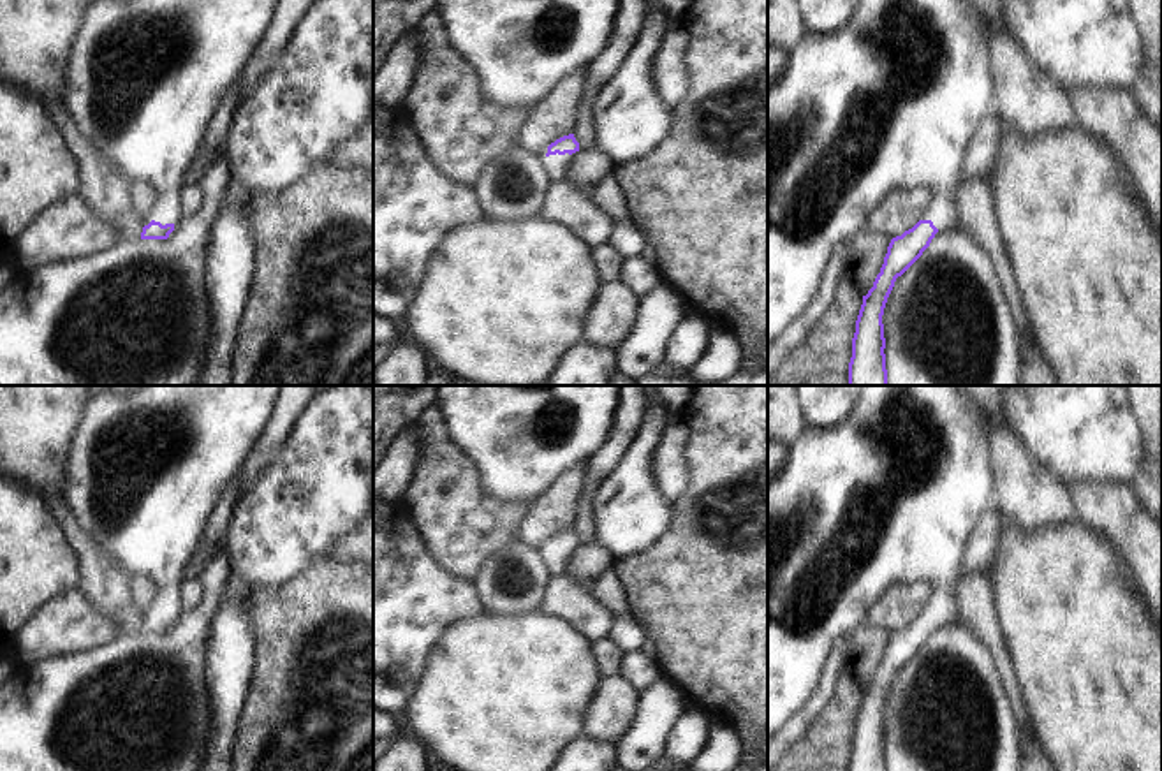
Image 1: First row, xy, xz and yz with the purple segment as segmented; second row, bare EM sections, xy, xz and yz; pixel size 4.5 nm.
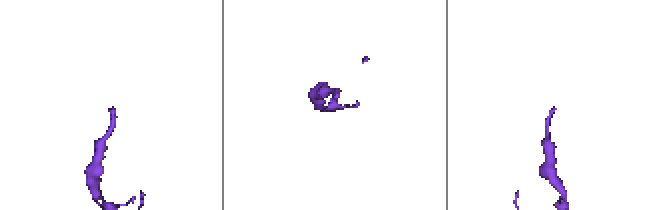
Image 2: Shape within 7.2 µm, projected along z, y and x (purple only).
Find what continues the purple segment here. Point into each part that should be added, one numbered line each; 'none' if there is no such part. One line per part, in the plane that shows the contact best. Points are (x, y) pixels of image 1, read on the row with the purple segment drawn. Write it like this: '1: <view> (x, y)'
1: xz (557, 166)

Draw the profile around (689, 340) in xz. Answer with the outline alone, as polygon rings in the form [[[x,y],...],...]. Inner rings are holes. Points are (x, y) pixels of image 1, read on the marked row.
[[[683,315],[666,345],[667,375],[690,370],[708,349],[710,324],[702,315]]]

